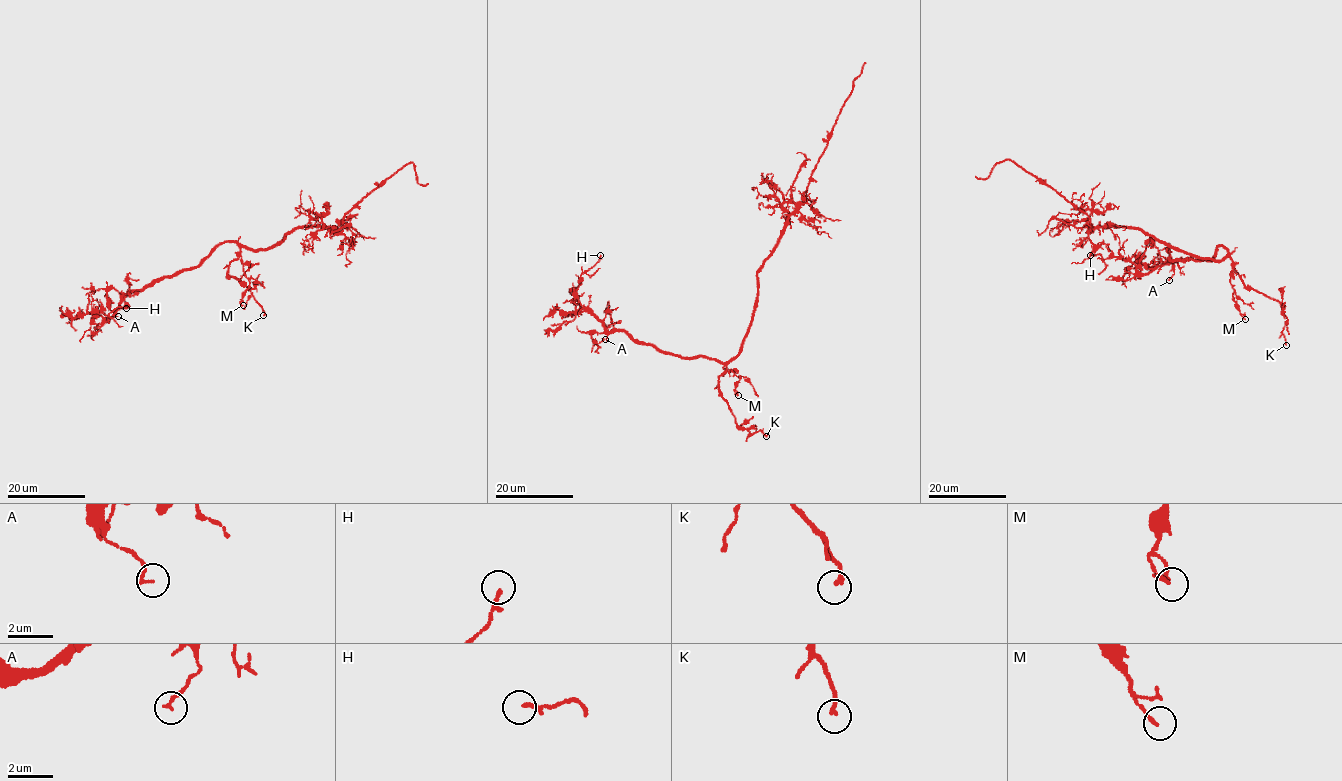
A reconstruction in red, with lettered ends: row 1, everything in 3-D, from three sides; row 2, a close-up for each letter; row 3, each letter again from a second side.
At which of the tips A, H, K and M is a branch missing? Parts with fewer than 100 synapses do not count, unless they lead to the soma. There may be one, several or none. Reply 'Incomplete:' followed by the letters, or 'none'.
Incomplete: none

